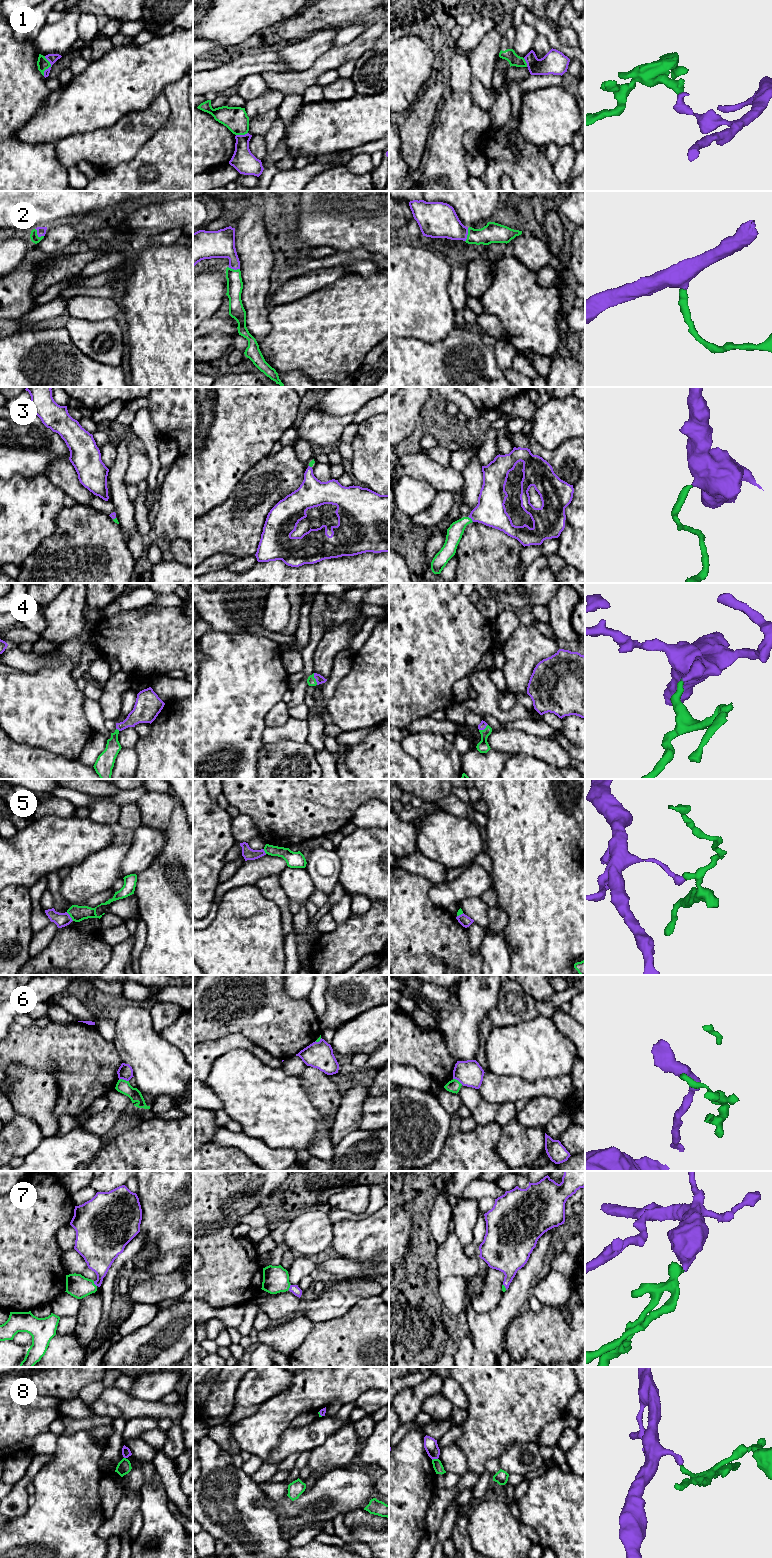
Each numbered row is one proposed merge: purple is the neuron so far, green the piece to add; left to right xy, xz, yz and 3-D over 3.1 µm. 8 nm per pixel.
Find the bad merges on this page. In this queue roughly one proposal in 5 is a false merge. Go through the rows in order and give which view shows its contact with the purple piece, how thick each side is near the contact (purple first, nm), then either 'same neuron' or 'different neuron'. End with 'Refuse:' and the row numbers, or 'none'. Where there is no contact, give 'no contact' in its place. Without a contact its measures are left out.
1: xy | 80/90 nm | different neuron
2: xy | 80/70 nm | same neuron
3: yz | 240/130 nm | same neuron
4: xz | 70/70 nm | same neuron
5: xy | 110/130 nm | different neuron
6: xy | 120/110 nm | different neuron
7: xy | 260/180 nm | same neuron
8: yz | 110/80 nm | different neuron
Refuse: 1, 5, 6, 8

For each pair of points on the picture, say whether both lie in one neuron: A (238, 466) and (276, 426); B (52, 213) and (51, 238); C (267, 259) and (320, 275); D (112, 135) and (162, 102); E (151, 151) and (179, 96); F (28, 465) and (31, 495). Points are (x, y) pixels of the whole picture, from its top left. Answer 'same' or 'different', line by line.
A: same
B: different
C: different
D: same
E: same
F: different

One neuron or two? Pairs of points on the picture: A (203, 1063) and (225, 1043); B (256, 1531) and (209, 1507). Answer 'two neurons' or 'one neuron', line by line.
A: one neuron
B: one neuron

